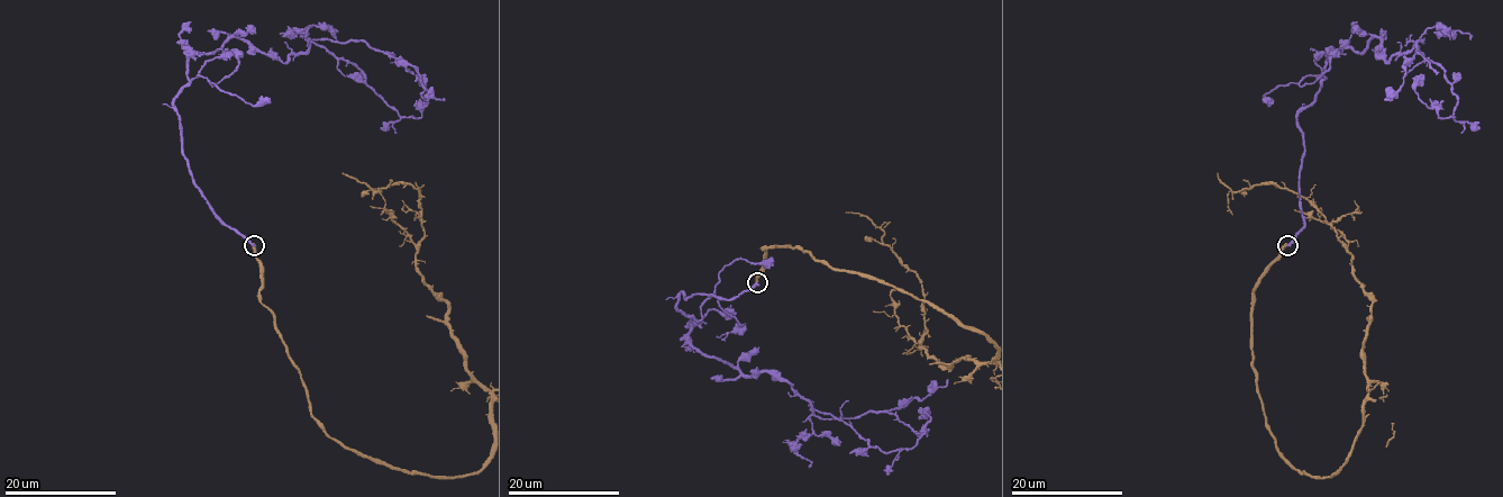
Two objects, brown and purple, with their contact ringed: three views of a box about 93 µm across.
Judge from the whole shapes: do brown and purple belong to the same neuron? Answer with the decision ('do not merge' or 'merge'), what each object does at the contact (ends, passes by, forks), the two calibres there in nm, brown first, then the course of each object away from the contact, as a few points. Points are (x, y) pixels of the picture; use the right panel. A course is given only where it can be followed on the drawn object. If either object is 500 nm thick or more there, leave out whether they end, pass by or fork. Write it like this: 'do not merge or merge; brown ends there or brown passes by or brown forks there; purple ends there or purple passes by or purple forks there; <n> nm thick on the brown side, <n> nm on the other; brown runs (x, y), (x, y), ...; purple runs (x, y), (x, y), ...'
do not merge; brown ends there; purple ends there; 400 nm thick on the brown side, 280 nm on the other; purple runs (1287, 245), (1324, 65), (1414, 43), (1454, 116), (1424, 74)

